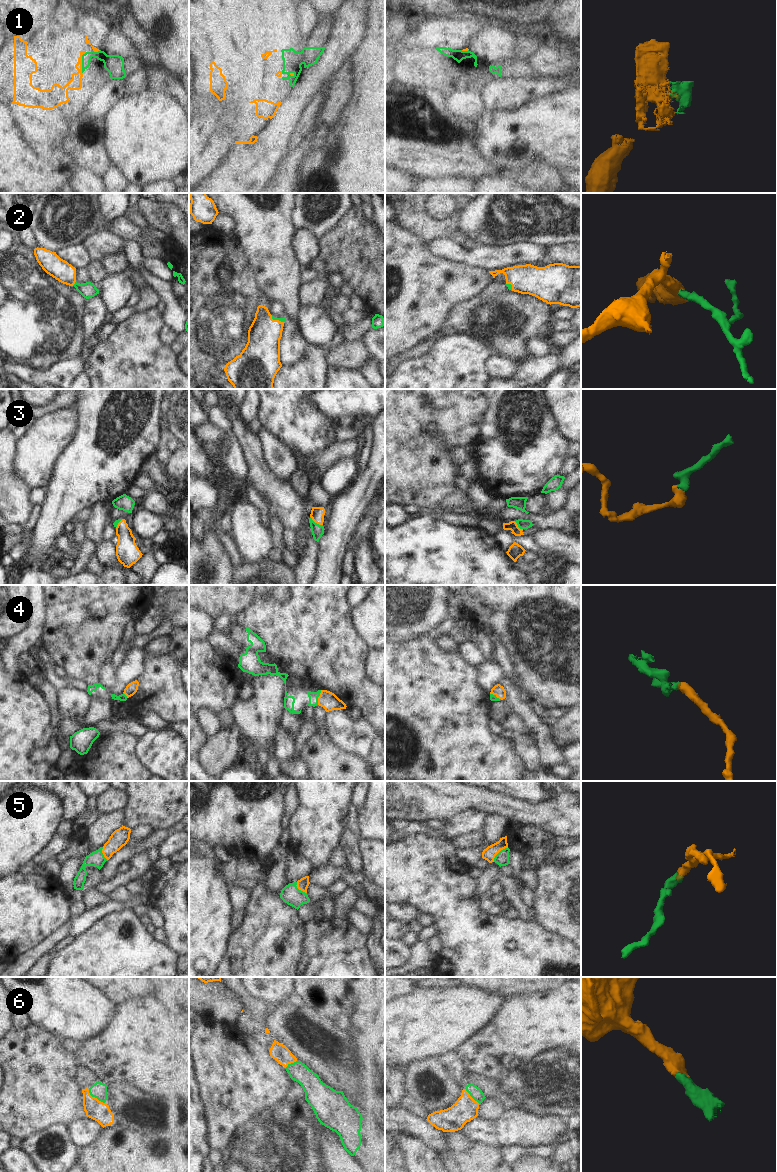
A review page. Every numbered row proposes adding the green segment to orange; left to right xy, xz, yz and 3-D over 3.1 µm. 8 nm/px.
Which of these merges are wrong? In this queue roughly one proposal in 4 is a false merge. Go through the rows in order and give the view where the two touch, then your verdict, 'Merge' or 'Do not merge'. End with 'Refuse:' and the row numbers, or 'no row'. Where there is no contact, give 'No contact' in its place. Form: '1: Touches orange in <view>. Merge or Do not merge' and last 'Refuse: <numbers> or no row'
1: Touches orange in xy. Do not merge
2: Touches orange in xy. Merge
3: Touches orange in xz. Merge
4: Touches orange in xz. Merge
5: Touches orange in yz. Merge
6: Touches orange in xy. Merge
Refuse: 1

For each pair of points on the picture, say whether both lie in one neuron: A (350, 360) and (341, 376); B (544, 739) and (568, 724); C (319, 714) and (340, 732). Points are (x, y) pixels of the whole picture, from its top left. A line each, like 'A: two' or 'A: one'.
A: two
B: two
C: two

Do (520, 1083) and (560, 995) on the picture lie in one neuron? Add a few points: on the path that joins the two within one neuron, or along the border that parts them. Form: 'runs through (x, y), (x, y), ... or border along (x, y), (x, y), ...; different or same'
runs through (519, 1061), (560, 1017); same

